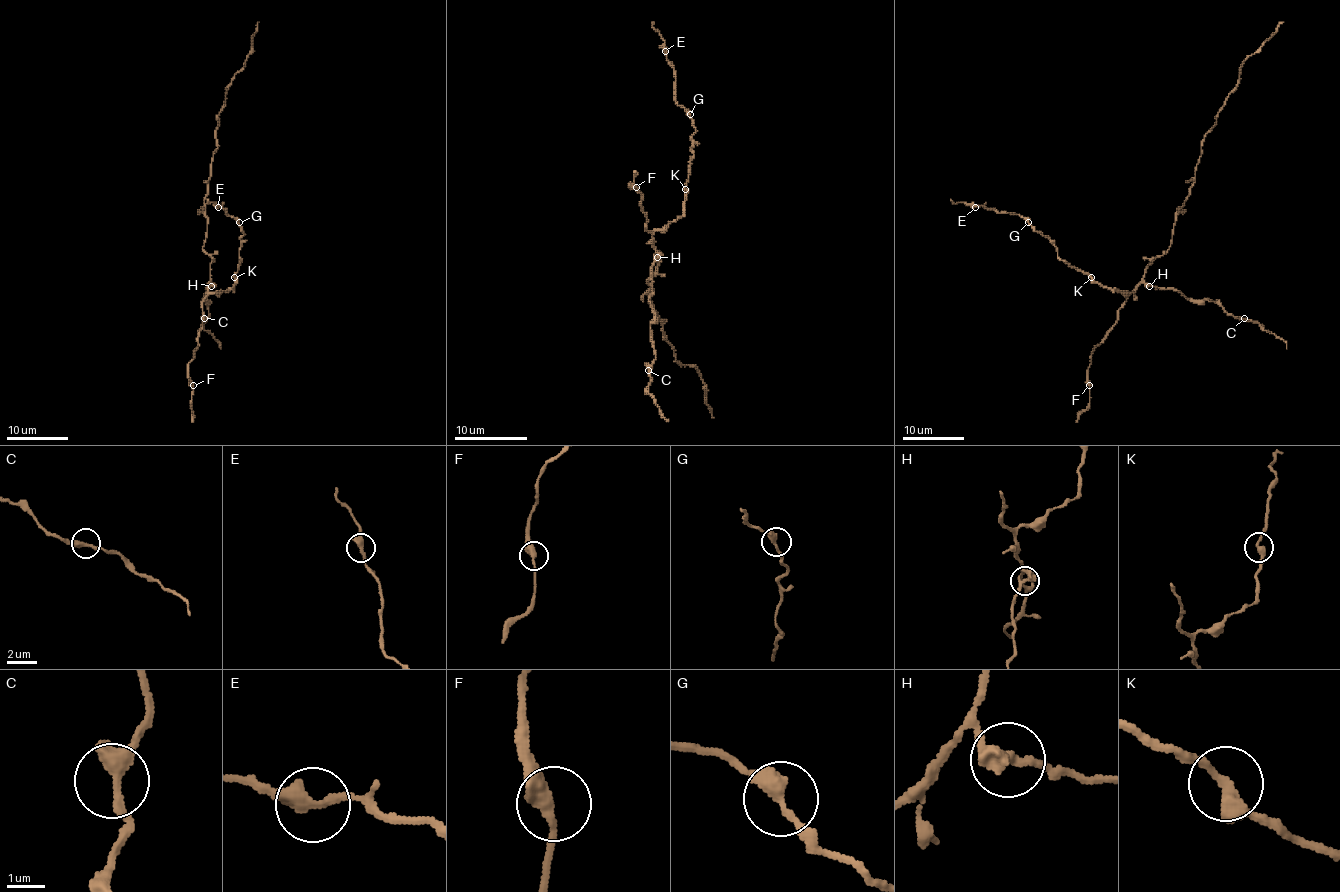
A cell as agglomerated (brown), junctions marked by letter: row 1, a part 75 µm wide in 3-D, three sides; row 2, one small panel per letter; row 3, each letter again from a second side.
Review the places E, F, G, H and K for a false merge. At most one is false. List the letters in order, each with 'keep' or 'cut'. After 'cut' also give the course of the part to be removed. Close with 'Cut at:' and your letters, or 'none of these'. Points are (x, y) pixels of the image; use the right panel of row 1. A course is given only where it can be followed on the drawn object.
E: keep
F: keep
G: keep
H: cut; course (1149, 286), (1177, 289), (1193, 300), (1212, 300), (1228, 313), (1257, 323), (1279, 336), (1286, 349)
K: keep
Cut at: H

